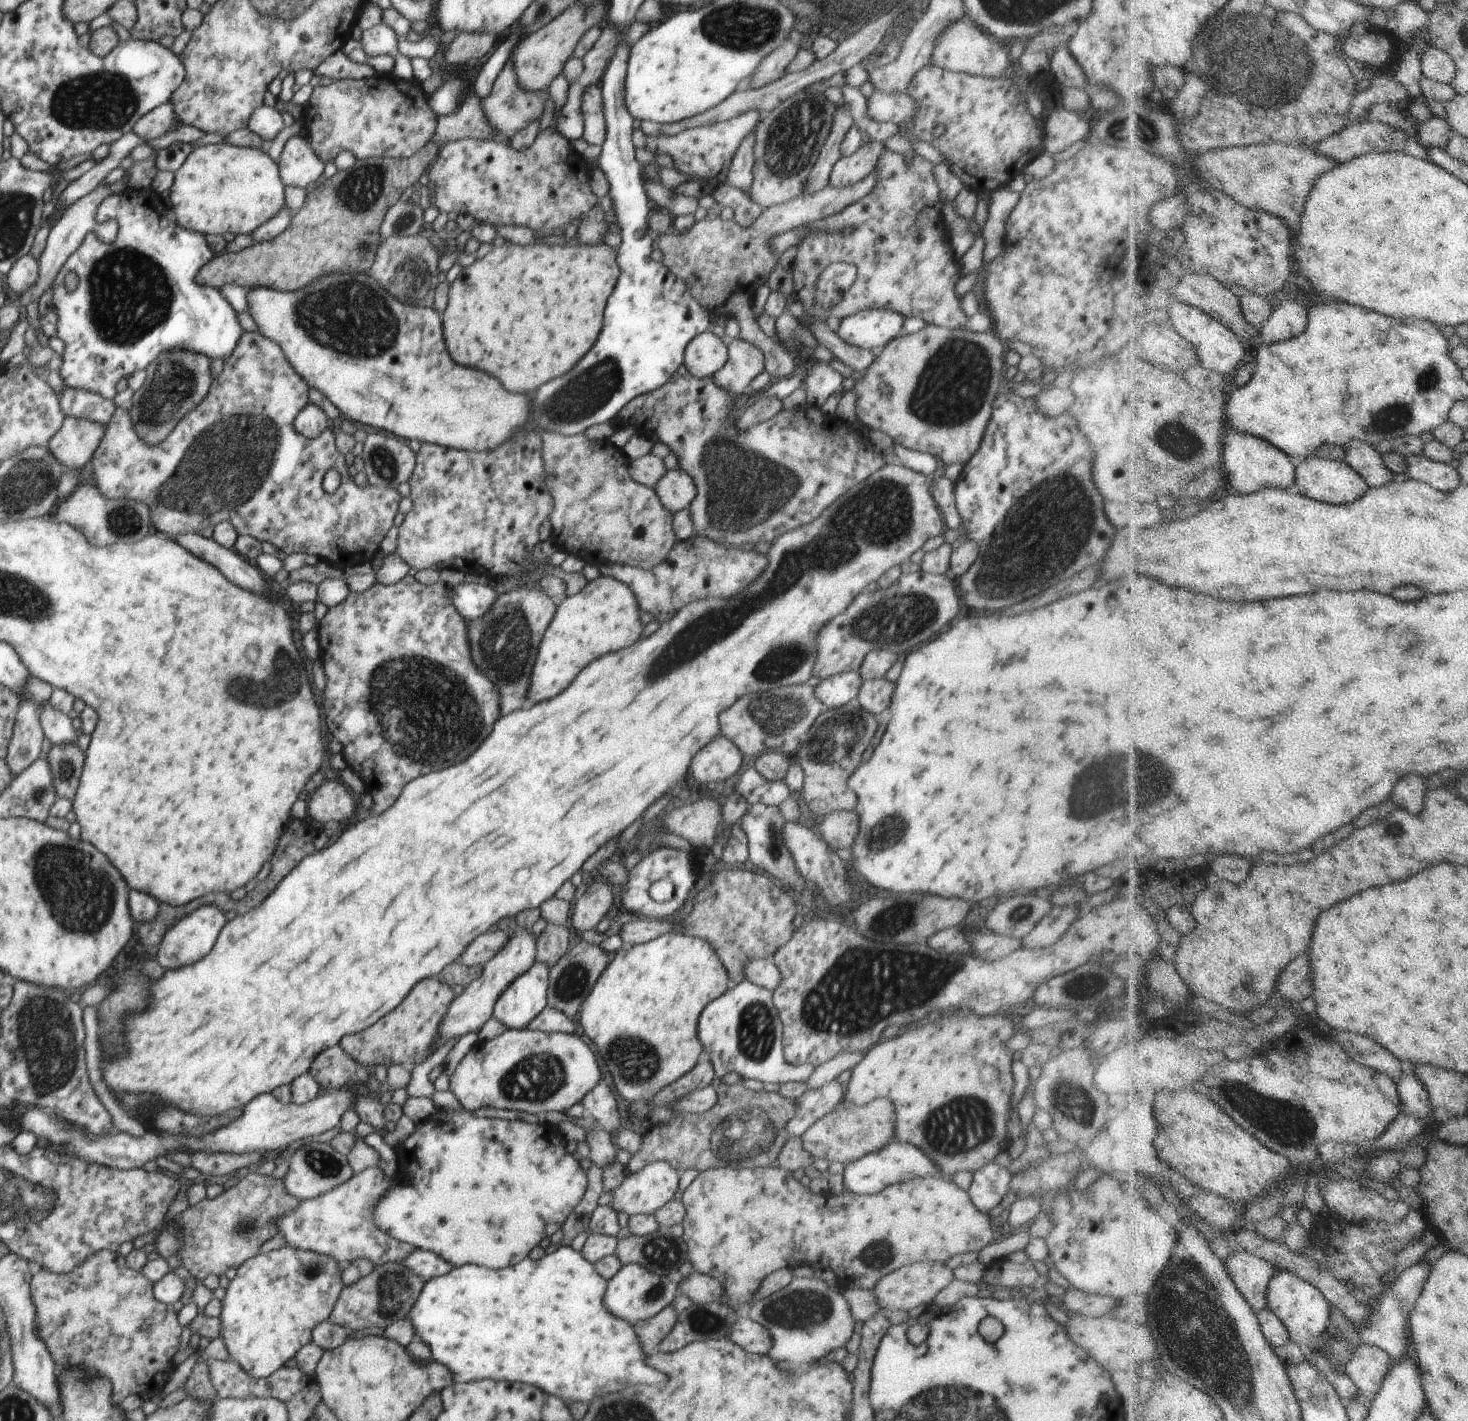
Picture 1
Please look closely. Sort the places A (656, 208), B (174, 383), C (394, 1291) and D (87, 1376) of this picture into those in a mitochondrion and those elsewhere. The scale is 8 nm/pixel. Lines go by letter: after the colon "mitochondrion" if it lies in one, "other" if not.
A: other
B: mitochondrion
C: mitochondrion
D: other

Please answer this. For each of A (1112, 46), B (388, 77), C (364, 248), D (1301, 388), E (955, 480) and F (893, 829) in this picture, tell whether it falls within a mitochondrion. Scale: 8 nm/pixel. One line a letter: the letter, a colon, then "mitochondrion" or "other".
A: mitochondrion
B: other
C: mitochondrion
D: other
E: other
F: mitochondrion

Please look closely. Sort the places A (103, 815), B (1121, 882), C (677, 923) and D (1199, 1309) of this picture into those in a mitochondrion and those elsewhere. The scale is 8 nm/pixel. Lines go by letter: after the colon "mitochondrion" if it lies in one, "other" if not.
A: other
B: other
C: other
D: mitochondrion

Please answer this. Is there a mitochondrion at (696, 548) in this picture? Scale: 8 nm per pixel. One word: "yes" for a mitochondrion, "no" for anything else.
yes

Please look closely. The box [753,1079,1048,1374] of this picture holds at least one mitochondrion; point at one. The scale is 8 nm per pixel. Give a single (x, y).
(964, 1124)

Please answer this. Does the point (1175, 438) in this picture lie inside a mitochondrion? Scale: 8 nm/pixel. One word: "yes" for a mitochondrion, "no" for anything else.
yes

